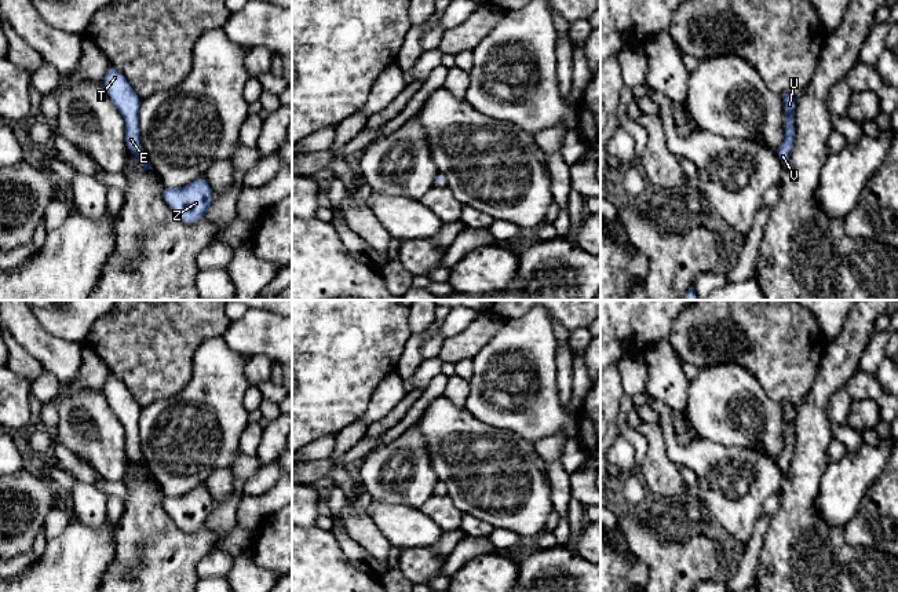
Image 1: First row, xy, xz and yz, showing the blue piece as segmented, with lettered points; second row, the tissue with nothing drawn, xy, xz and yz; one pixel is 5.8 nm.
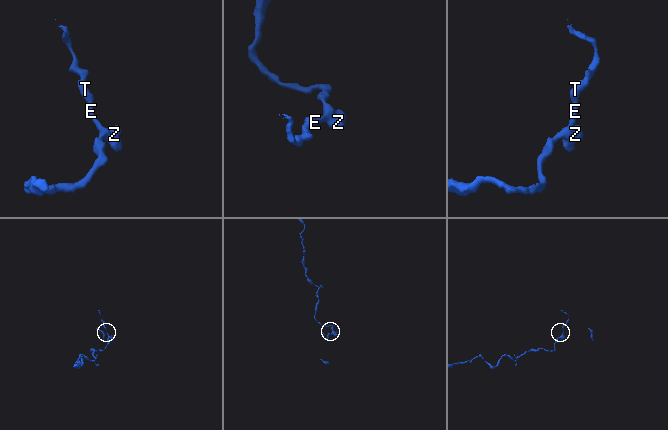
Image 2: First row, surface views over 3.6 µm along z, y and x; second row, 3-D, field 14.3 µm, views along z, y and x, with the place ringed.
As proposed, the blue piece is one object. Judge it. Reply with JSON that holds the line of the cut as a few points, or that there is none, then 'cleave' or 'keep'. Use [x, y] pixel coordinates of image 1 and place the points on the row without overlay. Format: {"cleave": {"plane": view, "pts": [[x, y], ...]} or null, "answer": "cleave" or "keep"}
{"cleave": null, "answer": "keep"}

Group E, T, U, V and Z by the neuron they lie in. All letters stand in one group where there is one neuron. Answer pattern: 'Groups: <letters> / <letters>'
Groups: E T U V Z

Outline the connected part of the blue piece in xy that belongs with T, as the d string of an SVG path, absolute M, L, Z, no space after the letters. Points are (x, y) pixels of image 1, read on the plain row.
M113 374L107 377L106 383L103 384L102 392L106 397L110 409L121 421L125 430L127 457L138 467L143 476L153 478L149 467L142 458L142 453L139 449L138 431L142 408L132 398L131 392L124 385L124 383Z

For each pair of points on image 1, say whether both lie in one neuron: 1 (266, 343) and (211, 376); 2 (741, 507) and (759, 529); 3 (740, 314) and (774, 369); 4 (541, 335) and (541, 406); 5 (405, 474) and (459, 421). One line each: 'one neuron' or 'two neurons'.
1: two neurons
2: two neurons
3: one neuron
4: one neuron
5: two neurons

